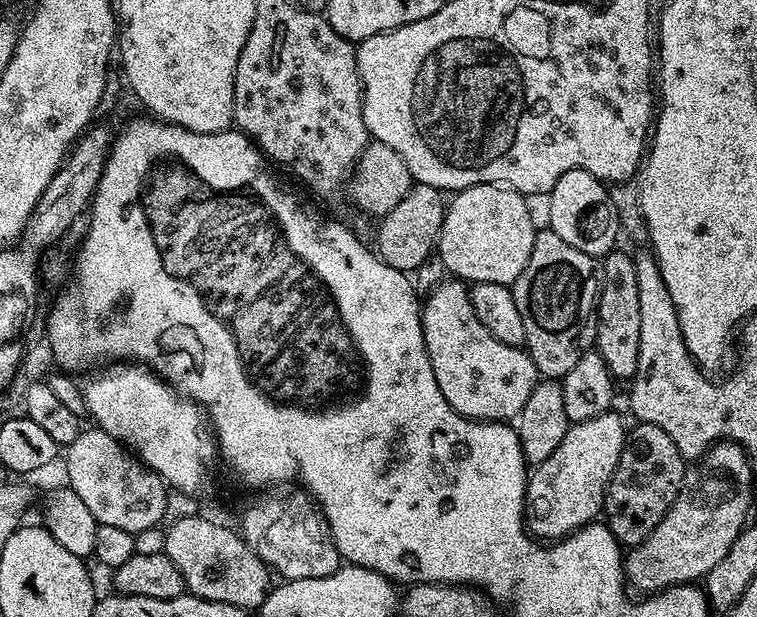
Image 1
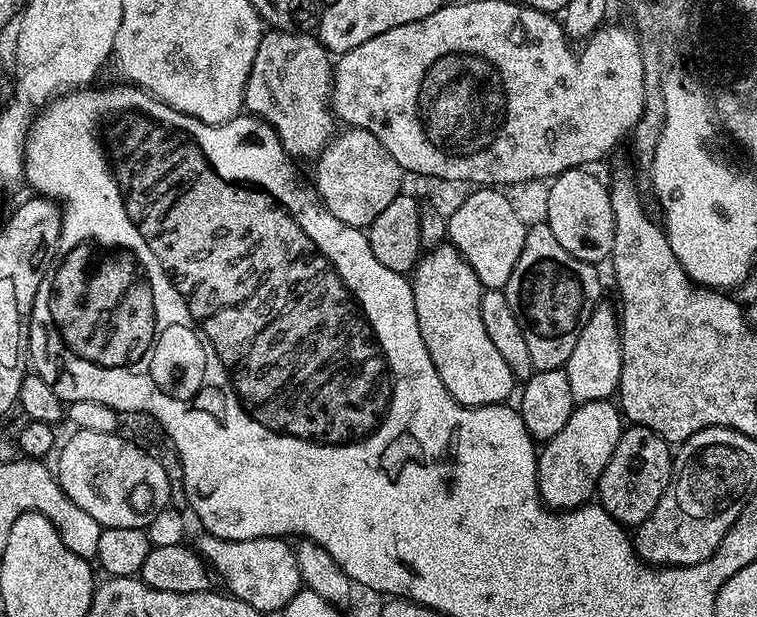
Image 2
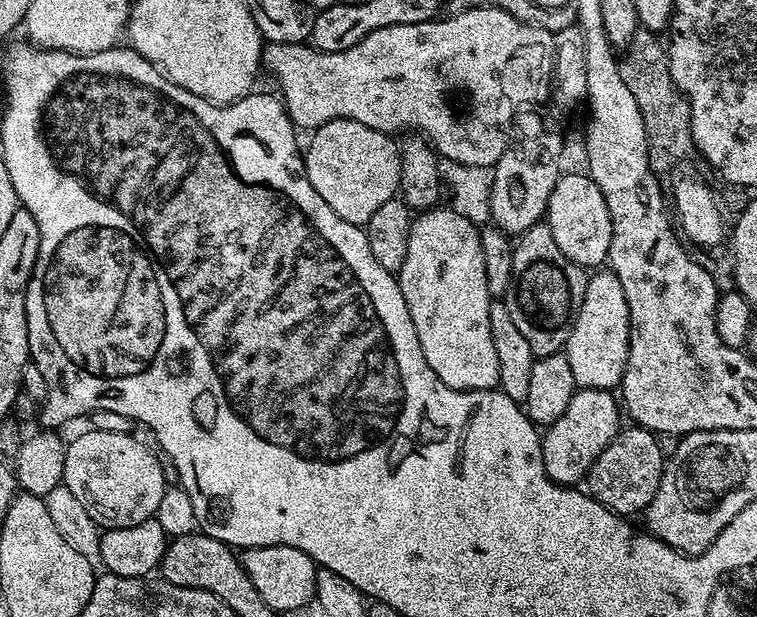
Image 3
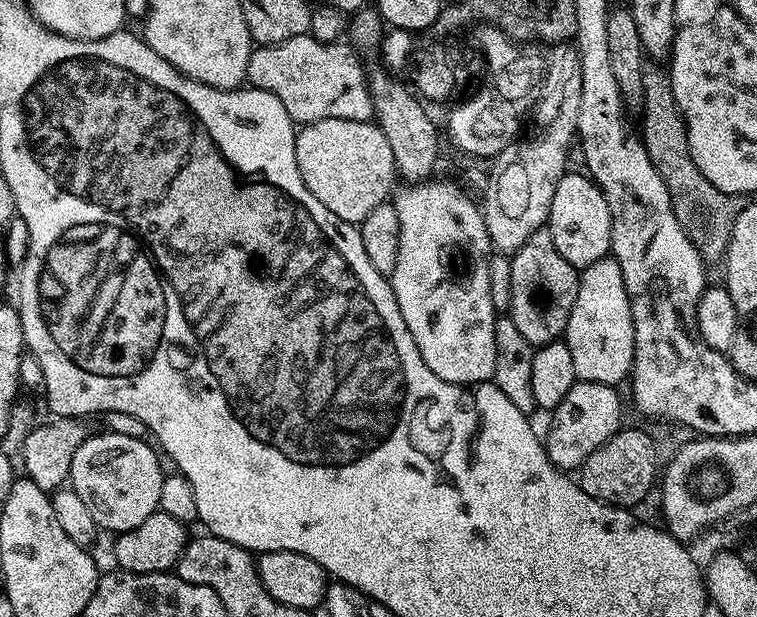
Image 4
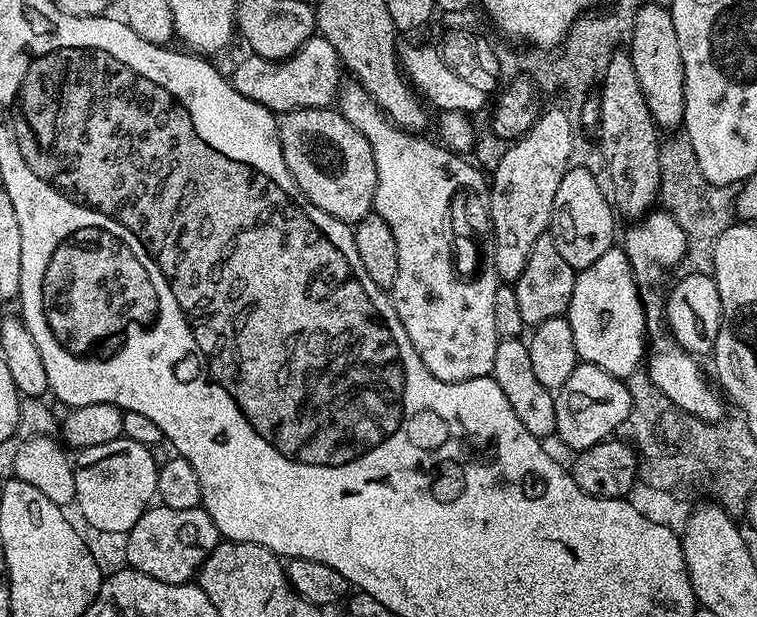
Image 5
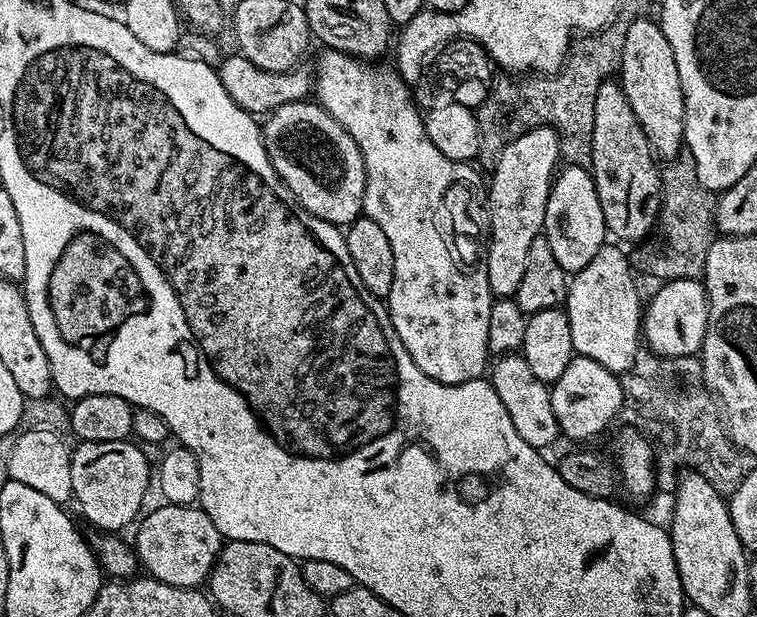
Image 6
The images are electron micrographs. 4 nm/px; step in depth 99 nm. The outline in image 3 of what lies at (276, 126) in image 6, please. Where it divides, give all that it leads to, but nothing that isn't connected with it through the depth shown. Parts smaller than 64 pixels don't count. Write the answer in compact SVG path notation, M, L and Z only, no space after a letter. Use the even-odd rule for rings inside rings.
M331 120L315 129L308 140L308 148L303 149L304 169L310 178L310 186L322 194L322 202L351 224L367 225L368 219L382 206L382 202L393 199L400 189L400 144L389 133L370 130L370 126L362 126L362 122L353 120Z

